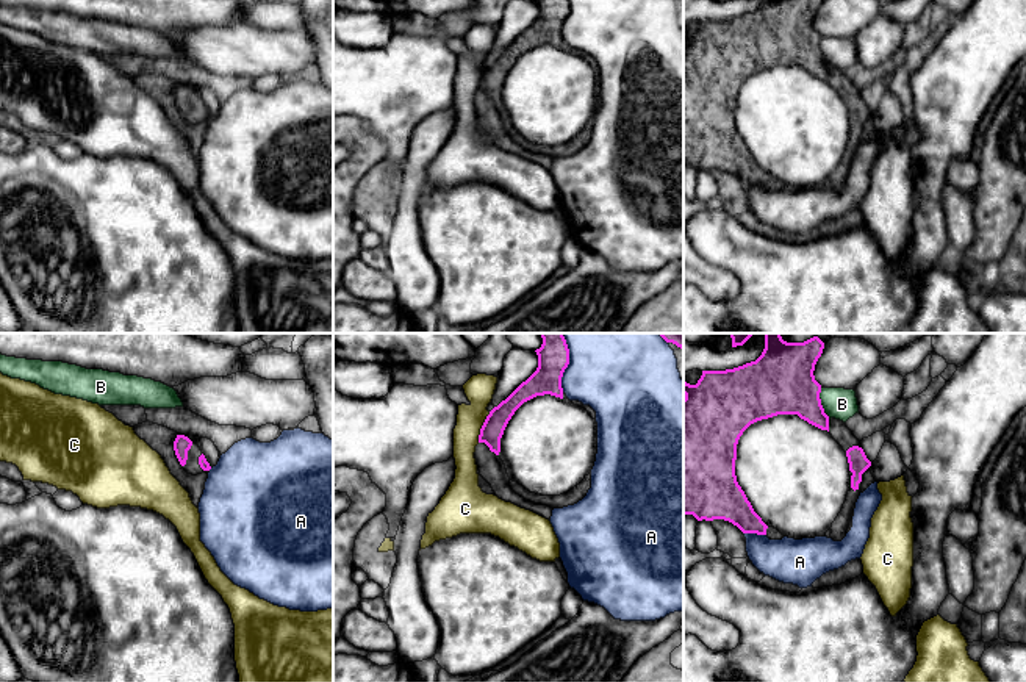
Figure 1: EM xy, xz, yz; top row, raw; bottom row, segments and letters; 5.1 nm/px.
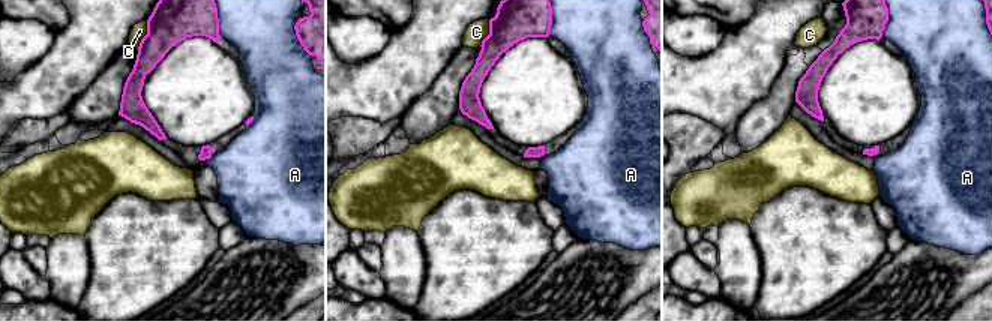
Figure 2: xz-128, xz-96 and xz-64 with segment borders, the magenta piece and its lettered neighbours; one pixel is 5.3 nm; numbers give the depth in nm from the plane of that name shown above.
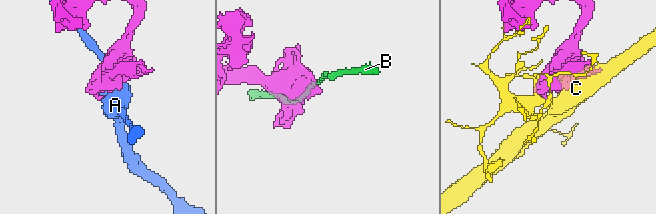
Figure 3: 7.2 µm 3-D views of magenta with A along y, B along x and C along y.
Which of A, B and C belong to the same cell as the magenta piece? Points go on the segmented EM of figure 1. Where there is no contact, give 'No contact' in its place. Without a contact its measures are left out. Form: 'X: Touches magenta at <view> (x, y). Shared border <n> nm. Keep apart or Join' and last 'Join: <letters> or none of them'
A: Touches magenta at xz (568, 363). Shared border 300 nm. Keep apart
B: Touches magenta at yz (820, 402). Shared border 160 nm. Keep apart
C: Touches magenta at xz (482, 427). Shared border 170 nm. Keep apart
Join: none of them

